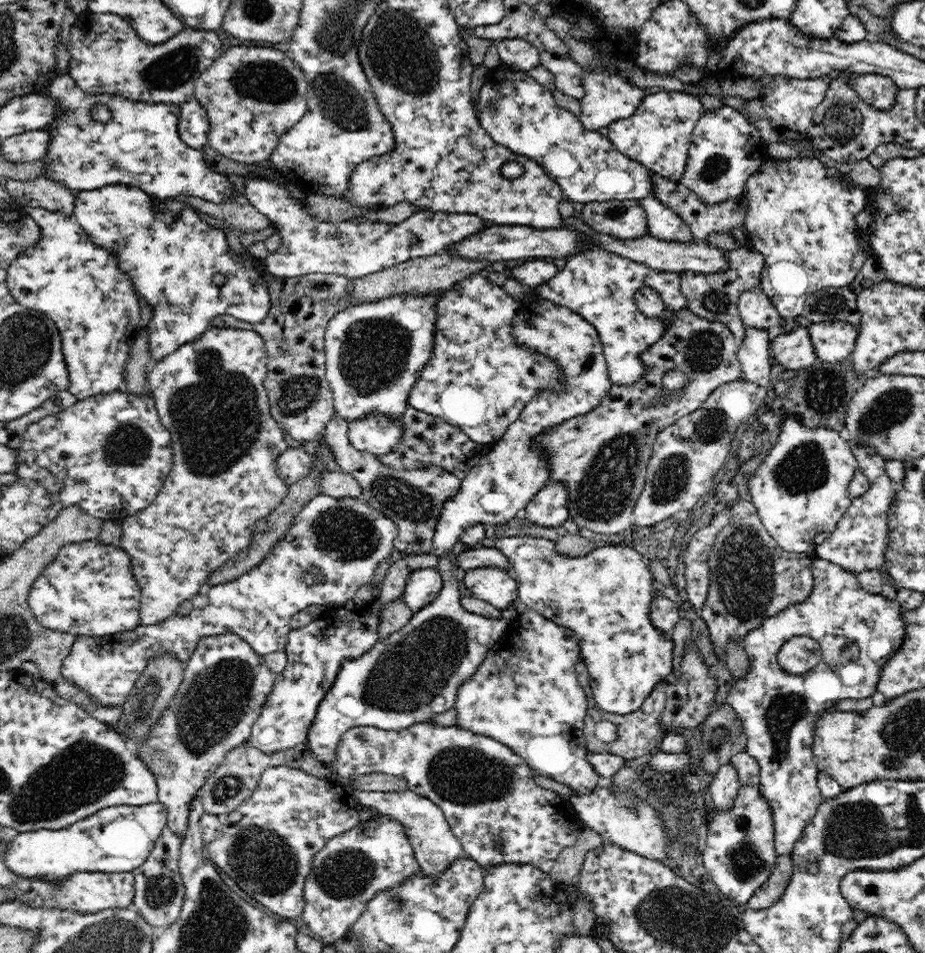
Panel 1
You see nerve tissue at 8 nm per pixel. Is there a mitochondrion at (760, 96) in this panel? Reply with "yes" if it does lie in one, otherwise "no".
no

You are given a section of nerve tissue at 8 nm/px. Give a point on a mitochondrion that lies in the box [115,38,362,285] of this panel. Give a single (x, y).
(268, 82)

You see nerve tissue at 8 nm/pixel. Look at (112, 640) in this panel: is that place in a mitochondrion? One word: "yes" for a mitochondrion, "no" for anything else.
no

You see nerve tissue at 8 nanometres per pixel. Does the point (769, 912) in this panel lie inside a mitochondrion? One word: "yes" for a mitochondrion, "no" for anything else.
no

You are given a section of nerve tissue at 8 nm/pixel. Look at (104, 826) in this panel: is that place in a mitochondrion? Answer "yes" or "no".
yes

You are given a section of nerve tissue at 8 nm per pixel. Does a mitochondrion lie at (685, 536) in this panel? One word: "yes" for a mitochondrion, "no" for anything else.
no

